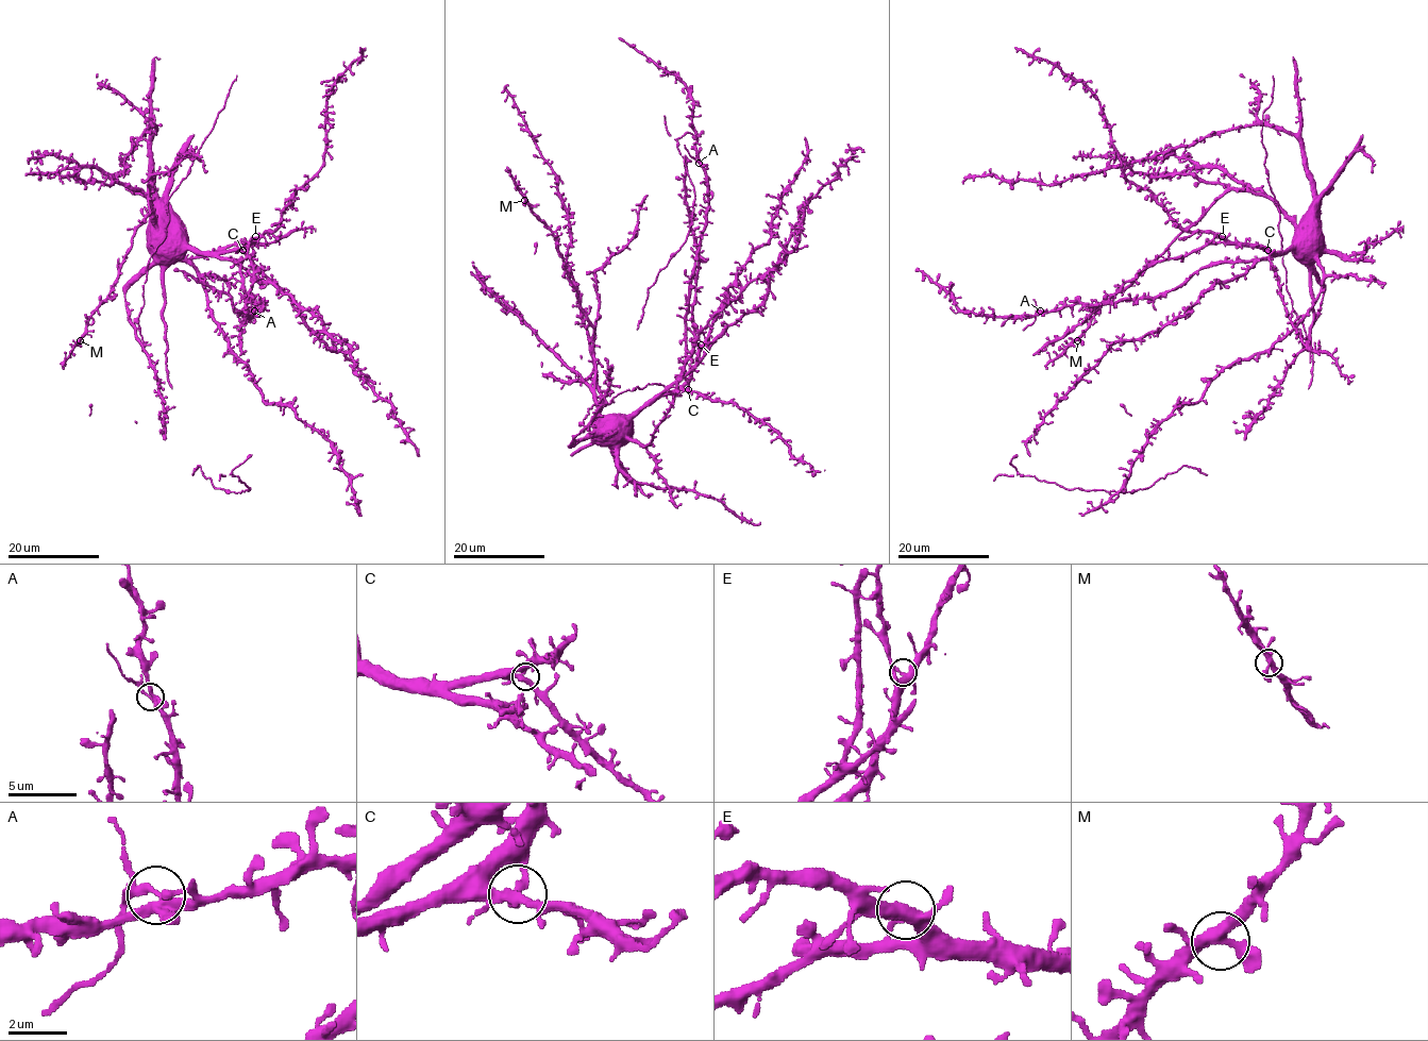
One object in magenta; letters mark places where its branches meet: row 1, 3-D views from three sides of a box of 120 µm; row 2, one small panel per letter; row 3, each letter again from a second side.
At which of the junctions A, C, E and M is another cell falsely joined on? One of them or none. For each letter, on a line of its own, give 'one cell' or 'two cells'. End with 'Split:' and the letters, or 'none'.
A: two cells
C: one cell
E: one cell
M: one cell
Split: A

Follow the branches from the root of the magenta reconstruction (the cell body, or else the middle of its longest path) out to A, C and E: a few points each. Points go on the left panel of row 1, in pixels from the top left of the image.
A: (147, 271), (154, 264), (170, 264), (185, 250), (214, 251), (240, 263), (244, 294), (264, 303), (254, 312)
C: (147, 271), (154, 264), (170, 264), (185, 250), (242, 250)
E: (147, 271), (154, 264), (170, 264), (185, 250), (234, 251), (250, 246), (255, 236)

